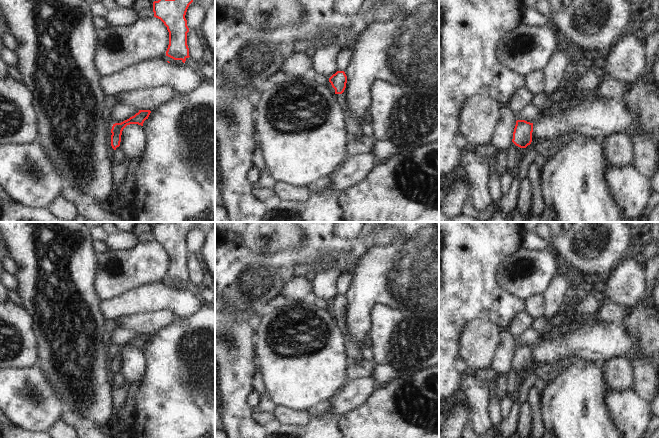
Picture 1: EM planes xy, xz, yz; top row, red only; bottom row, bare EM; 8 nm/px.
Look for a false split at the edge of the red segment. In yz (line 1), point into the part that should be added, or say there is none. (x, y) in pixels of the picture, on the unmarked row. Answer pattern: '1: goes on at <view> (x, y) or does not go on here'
1: does not go on here

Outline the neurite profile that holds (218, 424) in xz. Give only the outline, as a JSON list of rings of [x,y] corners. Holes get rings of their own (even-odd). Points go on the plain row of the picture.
[[[215,371],[215,428],[223,429],[220,421],[220,398],[216,390],[216,371]]]

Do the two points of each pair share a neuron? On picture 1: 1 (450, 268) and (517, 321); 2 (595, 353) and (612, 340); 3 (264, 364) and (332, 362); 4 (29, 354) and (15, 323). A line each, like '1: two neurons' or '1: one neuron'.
1: two neurons
2: one neuron
3: one neuron
4: one neuron

